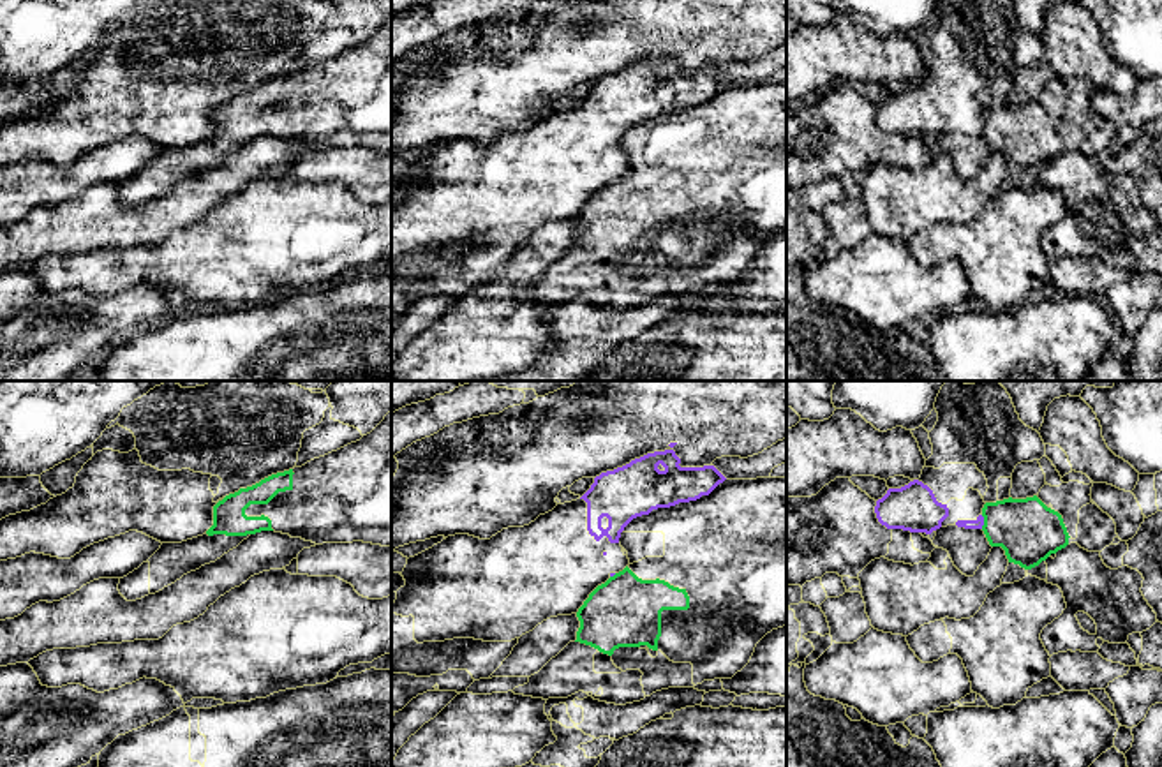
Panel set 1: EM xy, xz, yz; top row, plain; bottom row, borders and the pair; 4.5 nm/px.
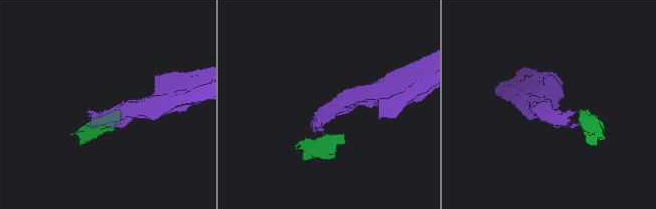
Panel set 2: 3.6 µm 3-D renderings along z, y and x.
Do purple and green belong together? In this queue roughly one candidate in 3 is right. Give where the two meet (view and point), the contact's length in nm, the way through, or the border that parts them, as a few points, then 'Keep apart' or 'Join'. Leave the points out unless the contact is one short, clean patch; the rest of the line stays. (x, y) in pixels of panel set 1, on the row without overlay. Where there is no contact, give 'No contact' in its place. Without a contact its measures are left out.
Touches purple at yz (983, 127). Shared border 60 nm. Boundary: yz (981, 120), (983, 133). Keep apart

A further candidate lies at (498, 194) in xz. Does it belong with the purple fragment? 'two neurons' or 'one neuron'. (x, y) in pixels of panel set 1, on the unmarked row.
one neuron

